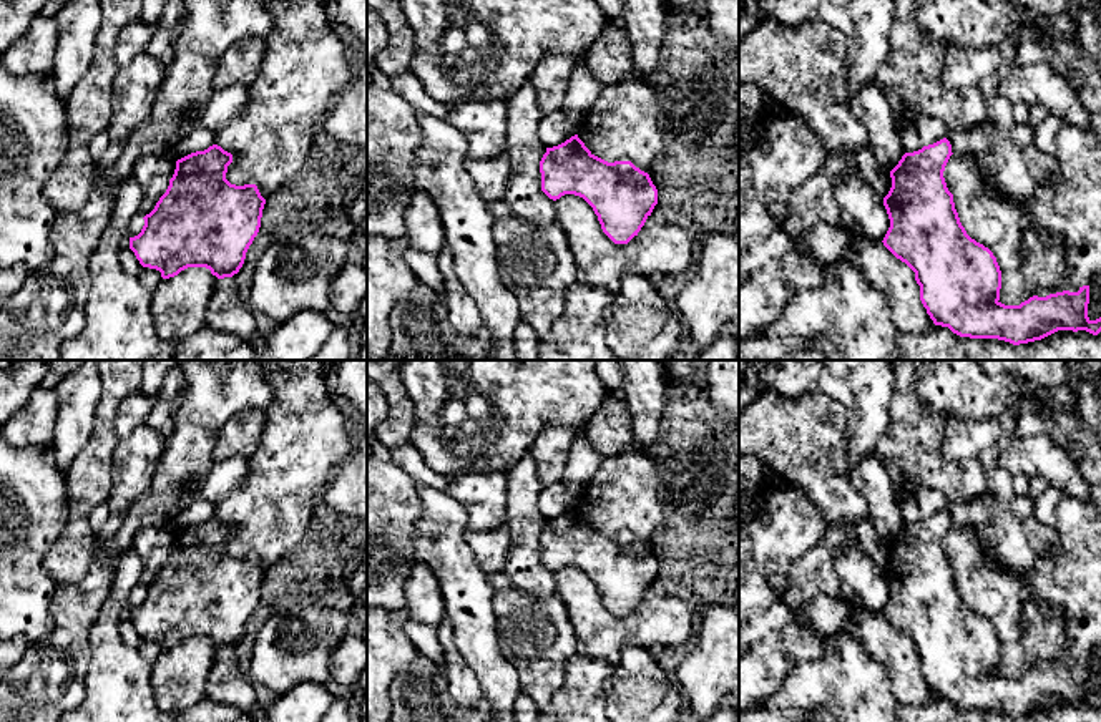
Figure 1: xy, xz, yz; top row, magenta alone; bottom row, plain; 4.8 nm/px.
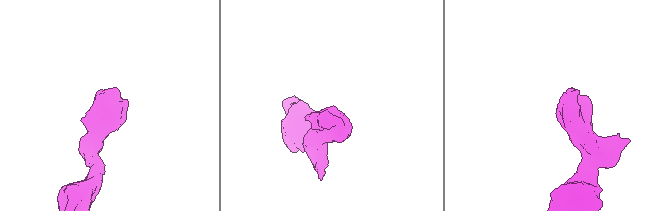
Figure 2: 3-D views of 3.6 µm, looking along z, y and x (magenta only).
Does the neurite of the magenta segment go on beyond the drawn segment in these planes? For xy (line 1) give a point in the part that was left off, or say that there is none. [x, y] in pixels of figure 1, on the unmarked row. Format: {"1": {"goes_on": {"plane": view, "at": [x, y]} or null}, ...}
{"1": {"goes_on": null}}

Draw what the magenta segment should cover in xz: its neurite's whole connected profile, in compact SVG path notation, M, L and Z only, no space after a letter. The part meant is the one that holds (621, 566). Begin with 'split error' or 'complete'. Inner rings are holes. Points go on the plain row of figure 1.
complete; M578 506L546 520L540 533L541 563L553 573L565 566L583 569L614 616L628 616L658 576L648 544L631 533L608 534L595 528Z

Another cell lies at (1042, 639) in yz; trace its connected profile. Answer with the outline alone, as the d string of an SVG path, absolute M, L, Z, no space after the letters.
M1026 596L1021 604L1023 631L1016 642L1001 644L1000 674L1020 677L1040 662L1063 664L1064 622L1061 614L1046 617L1036 599Z

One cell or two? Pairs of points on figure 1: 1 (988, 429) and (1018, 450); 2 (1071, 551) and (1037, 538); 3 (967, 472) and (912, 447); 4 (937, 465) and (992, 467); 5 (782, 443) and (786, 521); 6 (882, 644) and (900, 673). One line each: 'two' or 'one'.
1: two
2: two
3: one
4: two
5: two
6: one

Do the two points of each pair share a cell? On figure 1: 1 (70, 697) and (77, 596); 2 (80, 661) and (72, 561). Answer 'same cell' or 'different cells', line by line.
1: same cell
2: different cells

